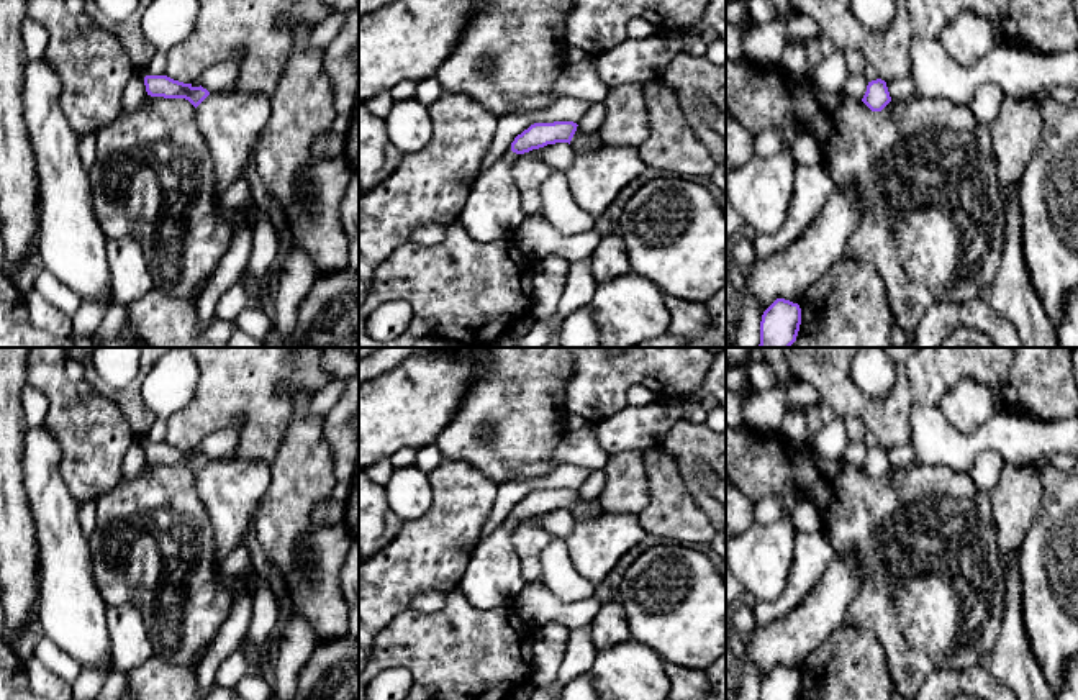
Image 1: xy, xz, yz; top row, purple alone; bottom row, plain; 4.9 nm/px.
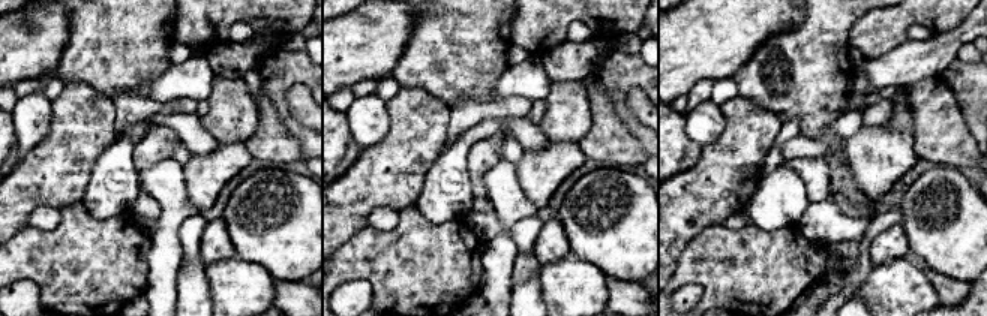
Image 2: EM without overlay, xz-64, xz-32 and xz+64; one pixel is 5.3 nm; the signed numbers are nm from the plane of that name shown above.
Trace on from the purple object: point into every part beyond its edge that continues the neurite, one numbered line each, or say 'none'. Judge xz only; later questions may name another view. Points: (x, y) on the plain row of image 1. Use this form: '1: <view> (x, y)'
1: xz (493, 576)

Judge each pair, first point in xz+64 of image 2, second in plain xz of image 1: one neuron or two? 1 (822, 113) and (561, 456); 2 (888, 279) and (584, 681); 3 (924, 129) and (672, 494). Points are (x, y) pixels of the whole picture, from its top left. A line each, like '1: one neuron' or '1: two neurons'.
1: two neurons
2: two neurons
3: one neuron

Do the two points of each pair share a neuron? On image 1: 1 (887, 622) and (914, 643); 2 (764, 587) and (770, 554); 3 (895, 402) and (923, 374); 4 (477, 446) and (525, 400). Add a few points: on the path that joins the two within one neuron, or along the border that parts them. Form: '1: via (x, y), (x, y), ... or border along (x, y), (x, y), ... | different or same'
1: via (893, 622), (908, 636) | same
2: via (764, 579), (764, 563) | same
3: border along (905, 364), (914, 404) | different
4: via (489, 435), (513, 412) | same

